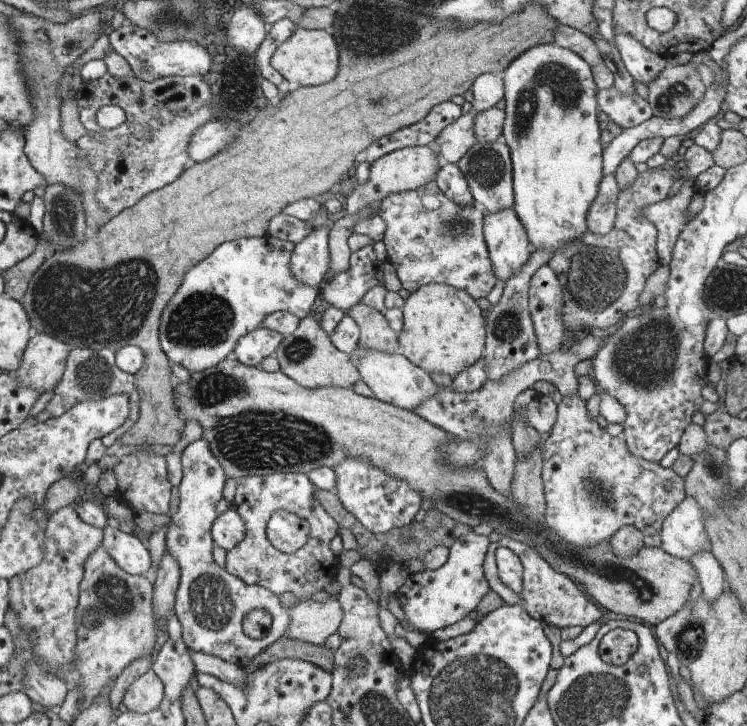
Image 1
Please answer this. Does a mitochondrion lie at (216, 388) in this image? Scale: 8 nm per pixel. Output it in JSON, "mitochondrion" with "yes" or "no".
{"mitochondrion":"yes"}

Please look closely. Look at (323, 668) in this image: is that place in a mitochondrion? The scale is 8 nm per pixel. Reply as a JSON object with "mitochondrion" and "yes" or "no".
{"mitochondrion":"no"}

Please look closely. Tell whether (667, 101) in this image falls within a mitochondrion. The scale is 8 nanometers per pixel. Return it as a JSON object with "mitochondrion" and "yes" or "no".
{"mitochondrion":"yes"}

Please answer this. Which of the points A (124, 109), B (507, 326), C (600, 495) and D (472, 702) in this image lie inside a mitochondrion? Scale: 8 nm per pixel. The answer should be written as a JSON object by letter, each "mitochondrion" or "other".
{"A":"other","B":"mitochondrion","C":"mitochondrion","D":"mitochondrion"}

